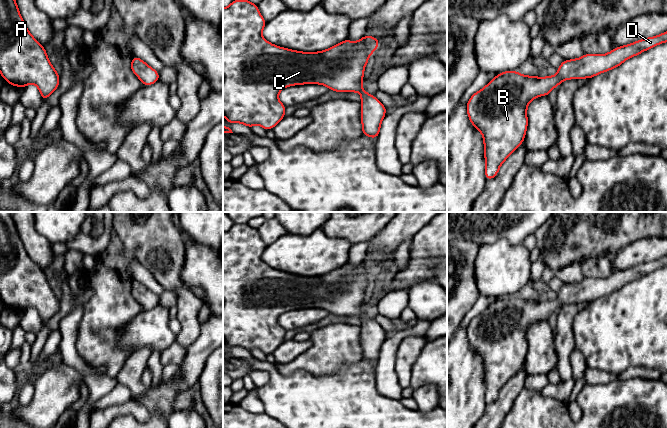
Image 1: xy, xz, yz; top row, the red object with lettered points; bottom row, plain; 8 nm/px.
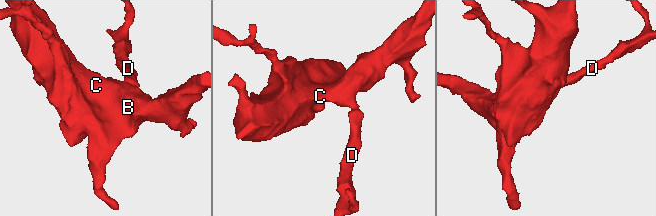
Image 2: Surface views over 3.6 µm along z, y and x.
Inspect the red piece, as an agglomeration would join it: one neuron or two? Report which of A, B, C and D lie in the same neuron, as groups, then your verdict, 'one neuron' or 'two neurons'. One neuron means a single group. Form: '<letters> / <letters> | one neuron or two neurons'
A B C D | one neuron

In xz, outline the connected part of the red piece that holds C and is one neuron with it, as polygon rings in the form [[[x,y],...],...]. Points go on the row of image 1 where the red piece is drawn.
[[[233,0],[233,2],[226,8],[223,8],[223,116],[224,118],[231,123],[238,122],[244,125],[247,125],[249,128],[252,128],[255,124],[260,125],[263,129],[273,129],[276,124],[281,121],[285,115],[286,106],[283,105],[279,99],[279,92],[291,85],[301,85],[301,84],[322,84],[328,87],[330,90],[334,90],[336,92],[360,92],[361,93],[361,123],[362,123],[362,134],[365,136],[369,136],[371,138],[377,139],[381,122],[386,115],[386,107],[378,101],[374,95],[368,94],[364,91],[362,87],[362,80],[364,76],[364,67],[368,63],[370,54],[376,51],[376,48],[380,45],[379,40],[375,37],[371,37],[365,35],[363,38],[356,42],[351,42],[346,39],[343,42],[332,46],[329,49],[326,49],[321,52],[299,52],[296,50],[291,50],[287,48],[282,48],[276,45],[271,44],[267,40],[265,40],[261,33],[263,28],[265,27],[267,21],[262,18],[262,15],[259,12],[258,6],[256,4],[251,3],[249,0]]]

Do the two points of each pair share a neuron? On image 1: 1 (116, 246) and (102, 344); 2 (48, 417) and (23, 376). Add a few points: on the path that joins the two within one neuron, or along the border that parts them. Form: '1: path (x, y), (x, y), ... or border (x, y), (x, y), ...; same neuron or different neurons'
1: path (111, 270), (111, 306), (103, 314), (102, 320); same neuron
2: border (36, 380), (33, 385); different neurons

